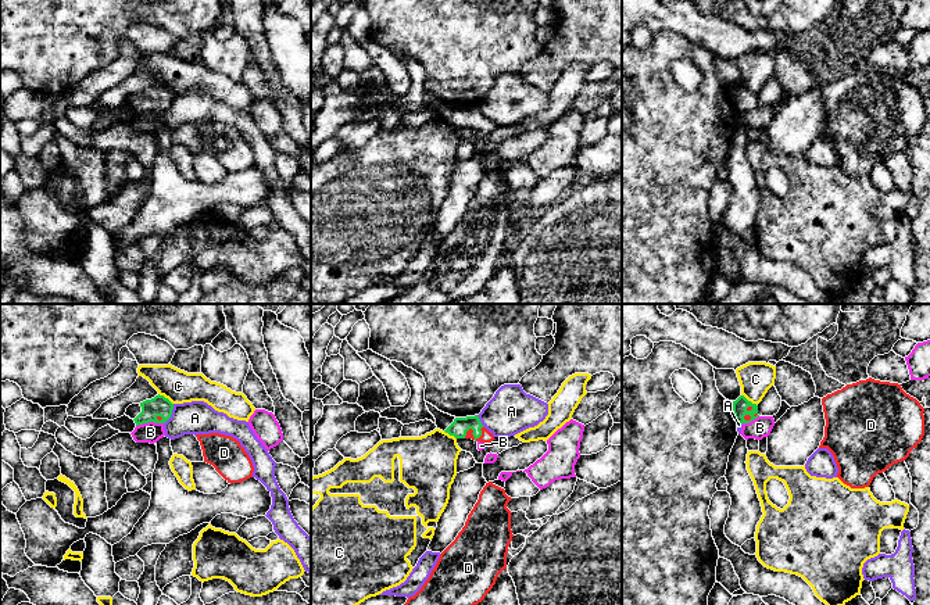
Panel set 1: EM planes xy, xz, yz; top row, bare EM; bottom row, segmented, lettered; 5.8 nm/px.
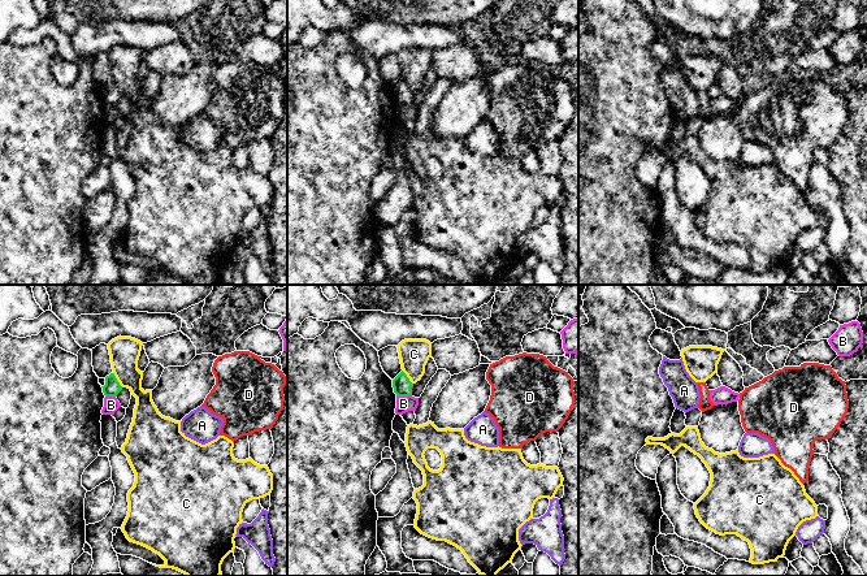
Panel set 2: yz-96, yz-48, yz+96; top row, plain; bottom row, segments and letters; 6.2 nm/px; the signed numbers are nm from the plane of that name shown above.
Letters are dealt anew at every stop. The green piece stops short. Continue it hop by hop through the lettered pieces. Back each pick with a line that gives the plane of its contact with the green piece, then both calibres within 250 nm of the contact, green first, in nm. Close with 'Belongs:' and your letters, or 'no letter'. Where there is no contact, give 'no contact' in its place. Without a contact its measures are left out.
D: contact in xz; calibres 100 and 40 nm
Belongs: D

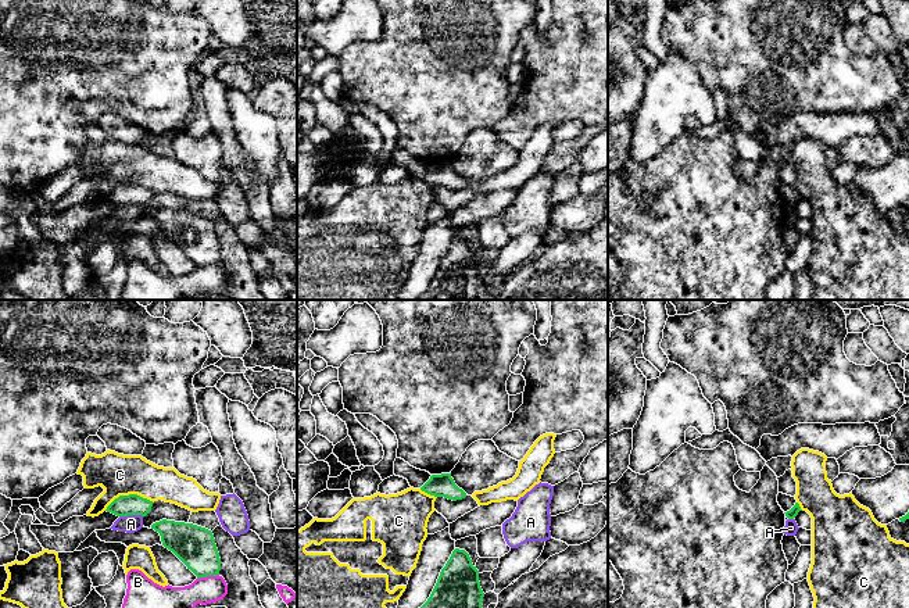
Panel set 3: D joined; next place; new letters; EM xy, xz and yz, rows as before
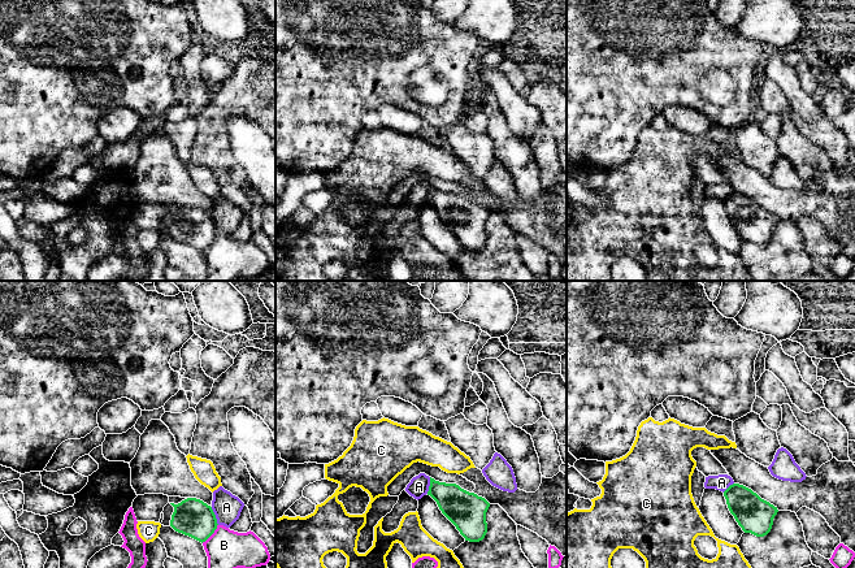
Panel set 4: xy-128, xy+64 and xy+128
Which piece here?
Belongs: no letter

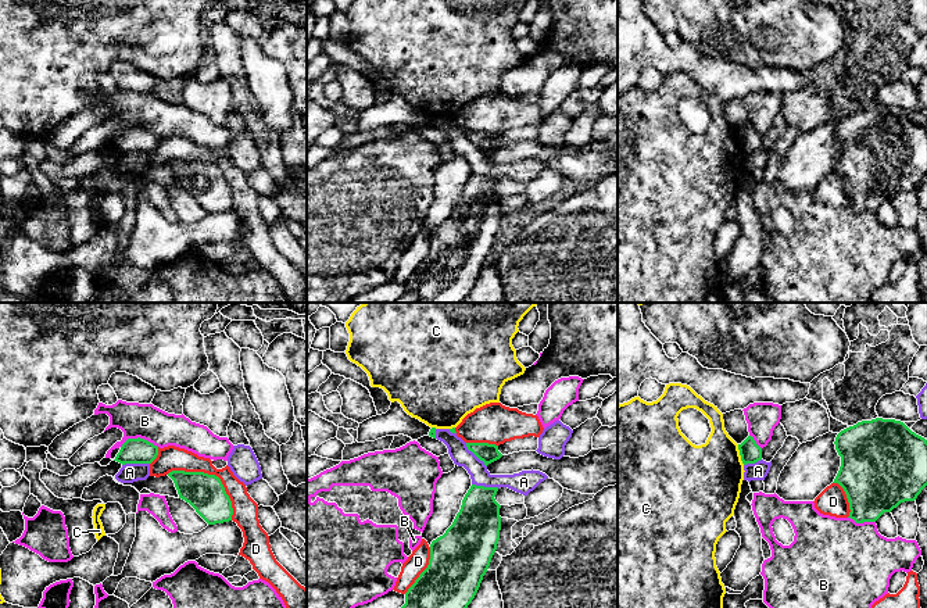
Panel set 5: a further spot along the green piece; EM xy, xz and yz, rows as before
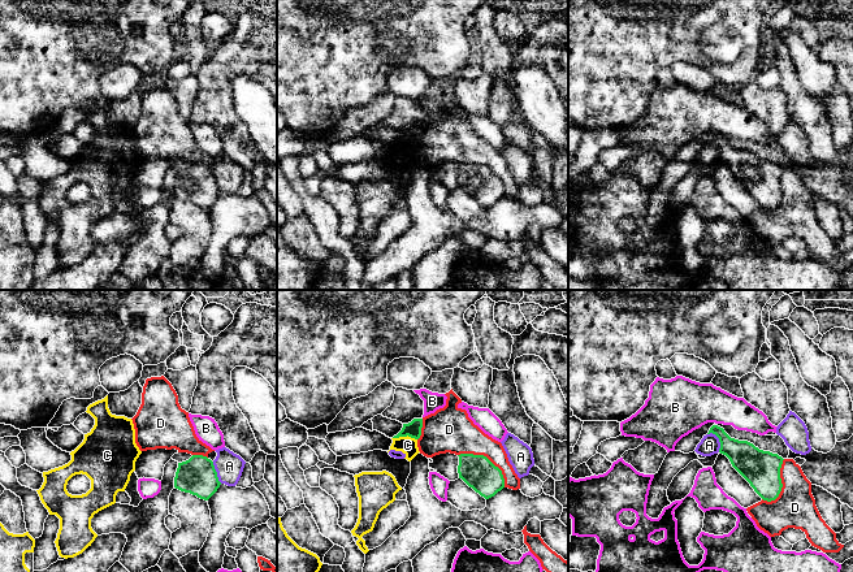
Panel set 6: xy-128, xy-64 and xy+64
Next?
Belongs: no letter

